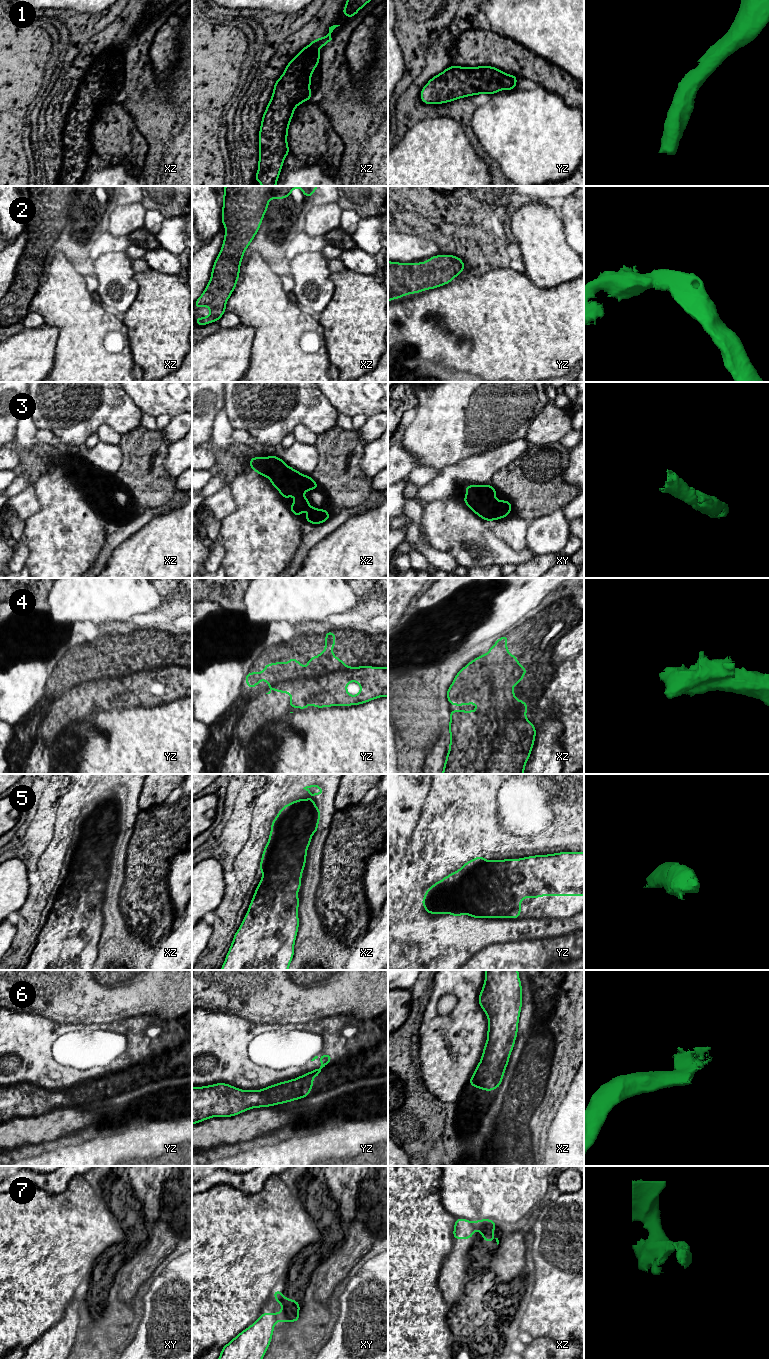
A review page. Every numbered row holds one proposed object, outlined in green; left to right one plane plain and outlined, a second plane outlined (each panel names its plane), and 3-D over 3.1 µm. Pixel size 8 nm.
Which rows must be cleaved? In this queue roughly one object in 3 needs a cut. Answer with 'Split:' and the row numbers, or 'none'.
Split: 4, 7

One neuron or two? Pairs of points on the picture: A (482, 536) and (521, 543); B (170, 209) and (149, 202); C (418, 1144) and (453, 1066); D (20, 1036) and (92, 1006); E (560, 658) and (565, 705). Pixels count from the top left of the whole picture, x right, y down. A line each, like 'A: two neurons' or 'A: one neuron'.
A: two neurons
B: one neuron
C: two neurons
D: two neurons
E: one neuron

